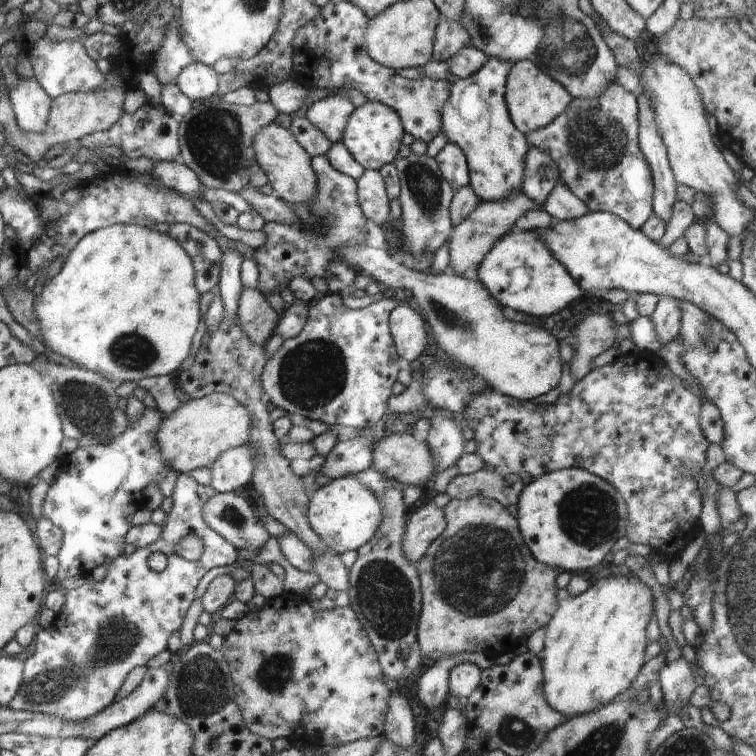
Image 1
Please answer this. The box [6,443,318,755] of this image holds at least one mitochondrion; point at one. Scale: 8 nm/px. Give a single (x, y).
(118, 636)

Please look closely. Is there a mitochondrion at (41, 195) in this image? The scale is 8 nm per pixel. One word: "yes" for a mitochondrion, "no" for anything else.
no

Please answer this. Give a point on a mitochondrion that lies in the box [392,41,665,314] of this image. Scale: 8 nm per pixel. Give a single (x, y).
(597, 142)

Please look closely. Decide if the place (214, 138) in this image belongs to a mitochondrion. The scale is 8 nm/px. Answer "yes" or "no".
yes

